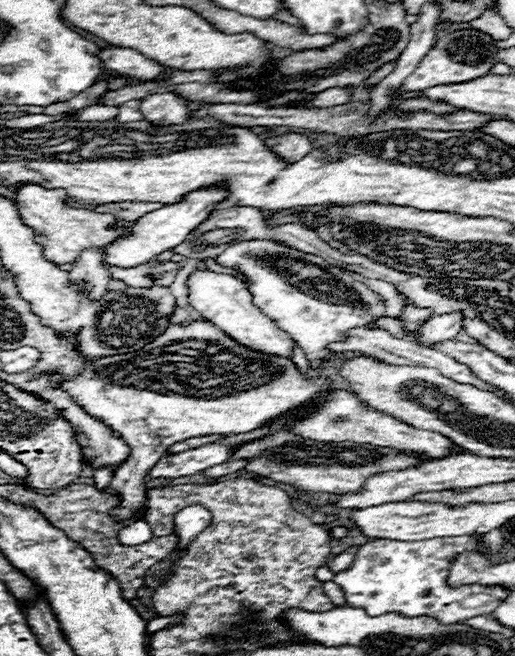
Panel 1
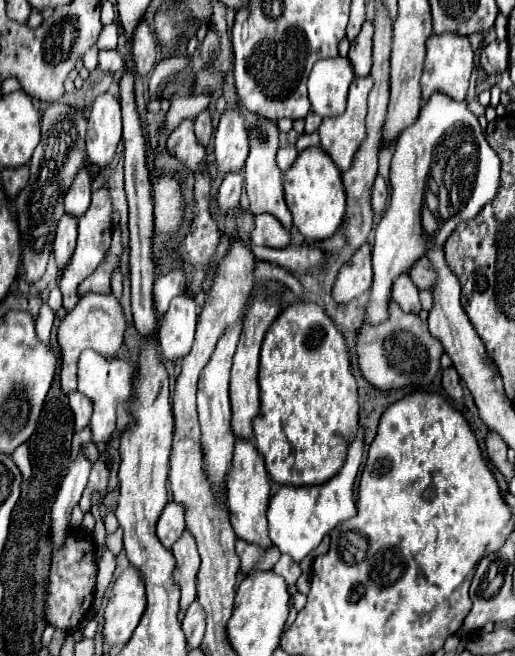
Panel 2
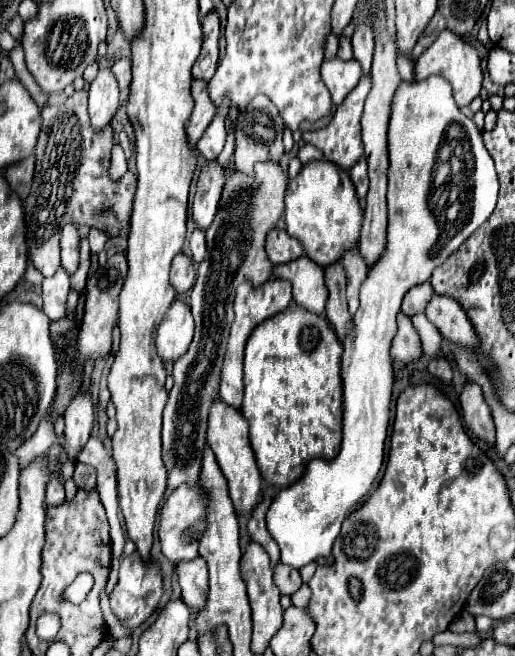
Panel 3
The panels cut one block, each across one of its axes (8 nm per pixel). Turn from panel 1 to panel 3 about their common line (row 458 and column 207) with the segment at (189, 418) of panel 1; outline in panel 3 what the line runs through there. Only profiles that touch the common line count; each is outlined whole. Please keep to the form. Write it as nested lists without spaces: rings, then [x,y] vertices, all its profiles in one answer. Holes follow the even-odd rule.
[[[218,112],[214,116],[214,120],[210,122],[208,130],[202,134],[200,142],[198,142],[198,152],[206,158],[206,160],[214,160],[226,142],[226,128],[224,128],[224,114]]]

